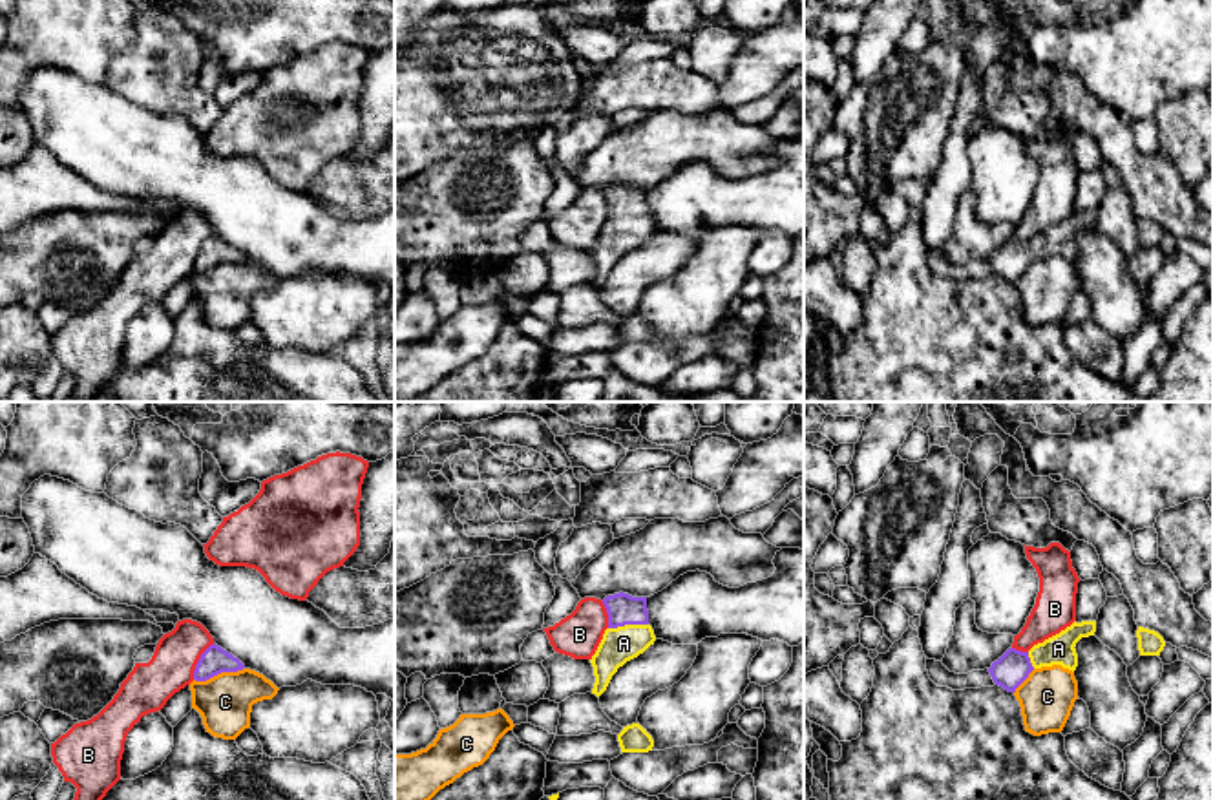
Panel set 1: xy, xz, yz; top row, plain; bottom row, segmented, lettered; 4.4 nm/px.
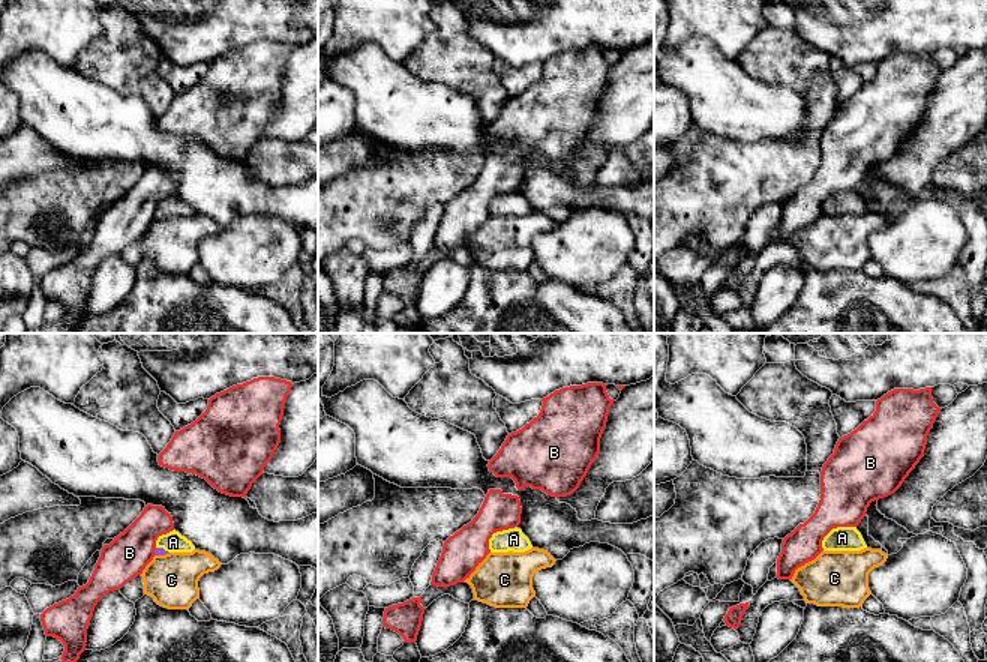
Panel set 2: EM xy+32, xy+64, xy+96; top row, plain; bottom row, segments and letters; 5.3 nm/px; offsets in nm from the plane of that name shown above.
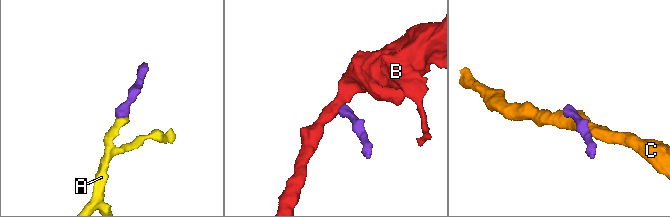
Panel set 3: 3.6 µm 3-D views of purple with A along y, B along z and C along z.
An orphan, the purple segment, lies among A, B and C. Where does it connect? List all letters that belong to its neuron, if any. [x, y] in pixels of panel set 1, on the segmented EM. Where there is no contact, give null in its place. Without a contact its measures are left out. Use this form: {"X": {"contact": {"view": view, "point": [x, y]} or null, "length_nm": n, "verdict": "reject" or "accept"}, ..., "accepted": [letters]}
{"A": {"contact": {"view": "xz", "point": [627, 623]}, "length_nm": 180, "verdict": "accept"}, "B": {"contact": {"view": "xy", "point": [200, 660]}, "length_nm": 190, "verdict": "reject"}, "C": {"contact": {"view": "xy", "point": [218, 673]}, "length_nm": 240, "verdict": "reject"}, "accepted": ["A"]}

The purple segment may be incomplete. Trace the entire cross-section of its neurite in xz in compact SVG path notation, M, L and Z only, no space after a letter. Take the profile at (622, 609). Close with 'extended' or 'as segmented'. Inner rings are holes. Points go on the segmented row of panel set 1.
M619 592L605 597L603 605L608 614L608 628L590 659L596 676L592 694L597 698L606 690L619 667L643 654L656 641L649 625L647 597Z; extended

